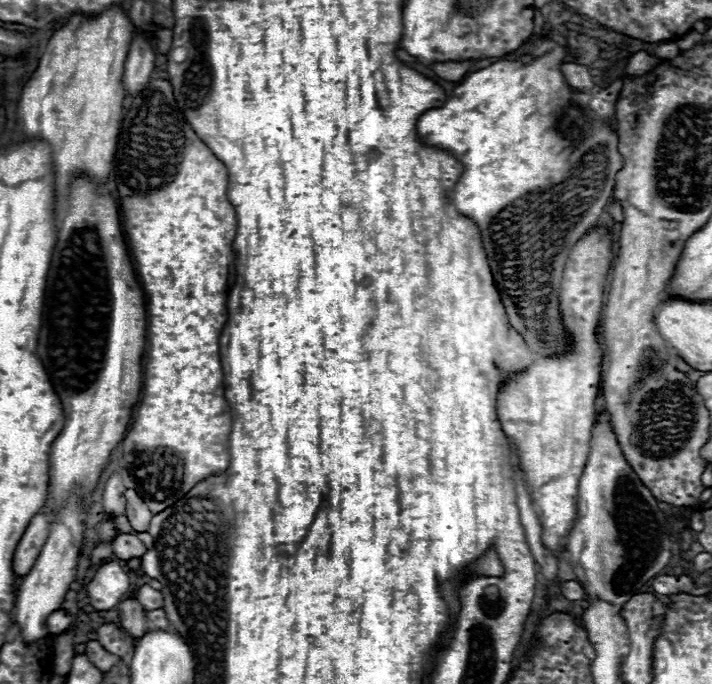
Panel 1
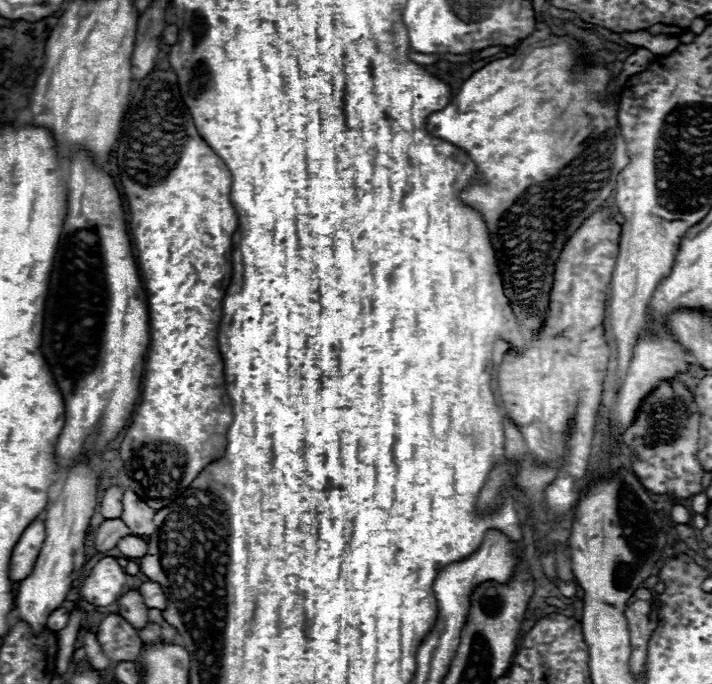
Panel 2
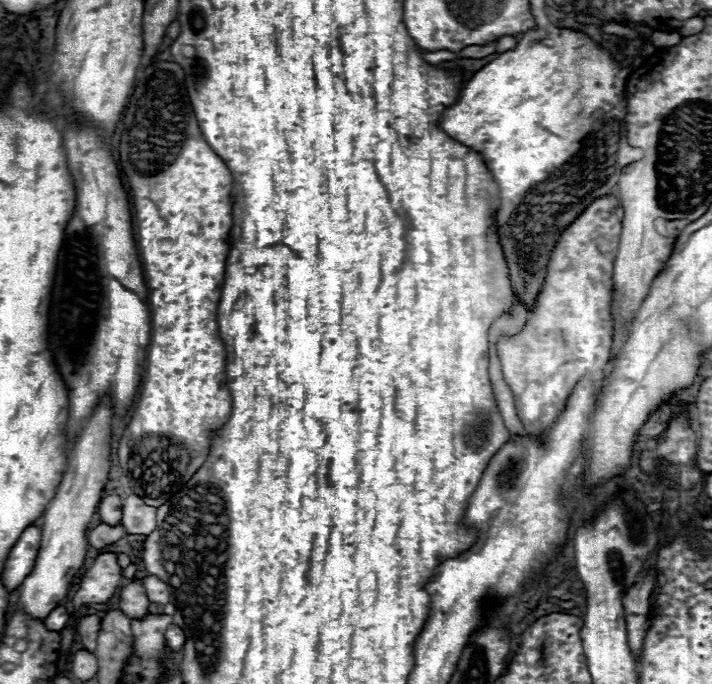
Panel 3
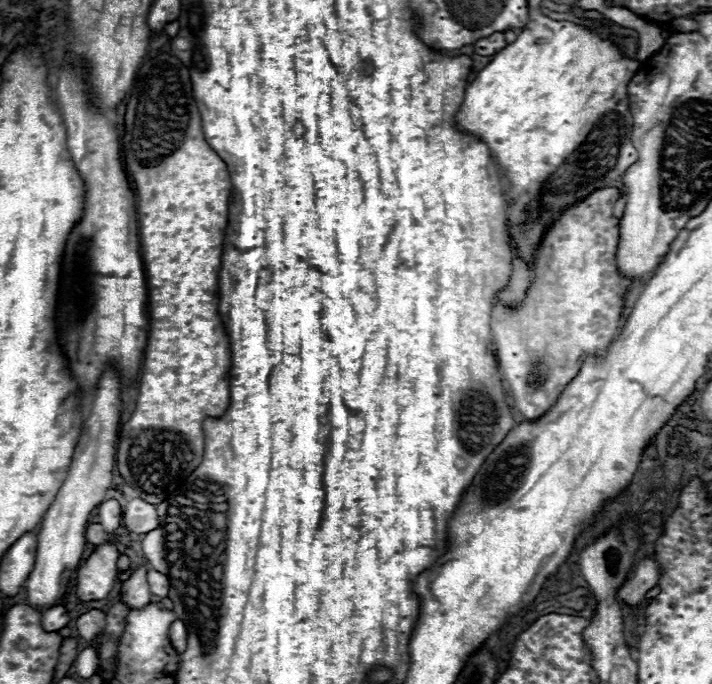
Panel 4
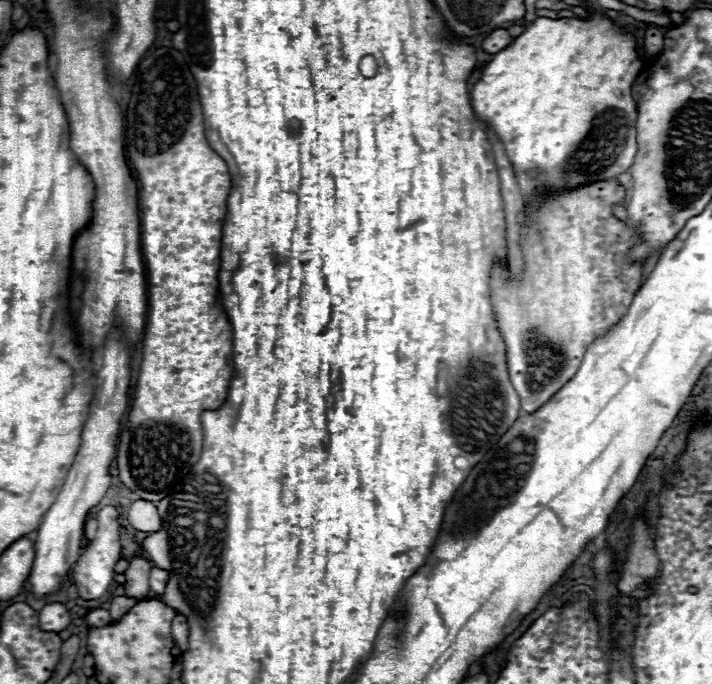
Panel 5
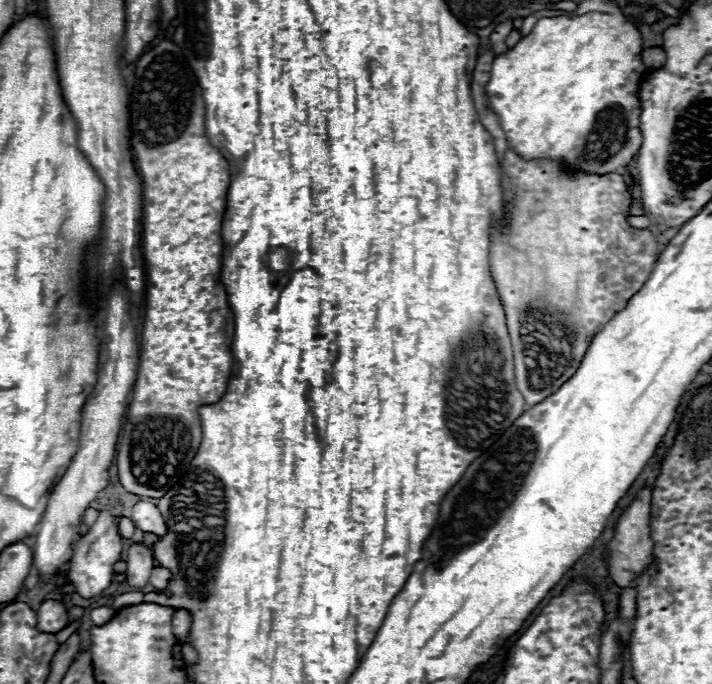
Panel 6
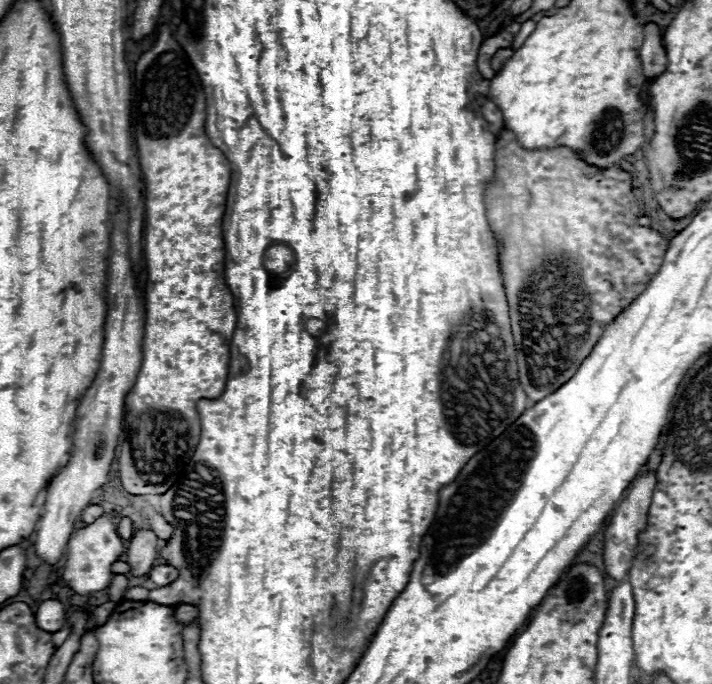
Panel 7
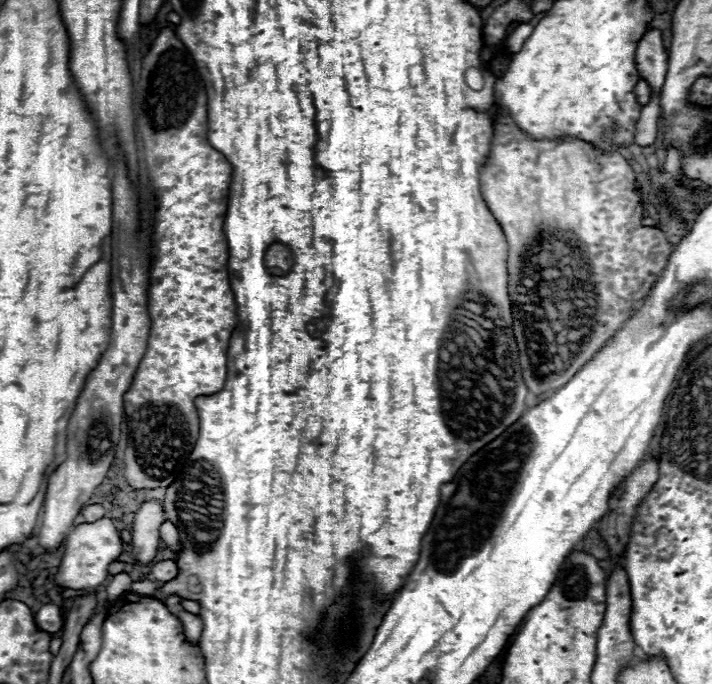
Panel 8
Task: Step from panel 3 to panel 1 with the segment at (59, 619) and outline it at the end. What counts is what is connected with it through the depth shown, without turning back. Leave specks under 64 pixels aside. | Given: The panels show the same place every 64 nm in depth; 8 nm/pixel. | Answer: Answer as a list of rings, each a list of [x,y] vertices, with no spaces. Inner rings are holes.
[[[56,610],[56,612],[52,612],[50,616],[48,616],[48,630],[52,632],[52,634],[58,634],[58,632],[64,632],[66,628],[70,628],[70,624],[72,624],[72,616],[66,612],[66,610]]]

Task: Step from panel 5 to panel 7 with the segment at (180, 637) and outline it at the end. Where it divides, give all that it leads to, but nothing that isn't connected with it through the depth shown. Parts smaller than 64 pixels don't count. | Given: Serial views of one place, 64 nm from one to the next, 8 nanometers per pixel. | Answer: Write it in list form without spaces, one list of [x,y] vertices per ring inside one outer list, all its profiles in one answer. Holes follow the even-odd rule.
[[[180,604],[180,606],[176,606],[174,616],[176,616],[178,622],[186,624],[186,622],[190,622],[190,620],[194,620],[198,616],[198,608],[192,606],[192,604]]]

